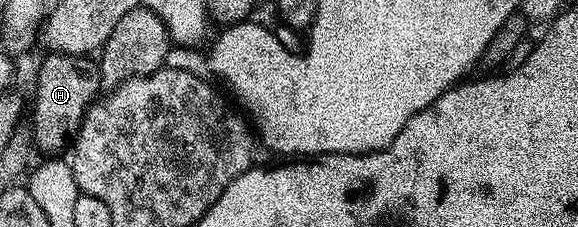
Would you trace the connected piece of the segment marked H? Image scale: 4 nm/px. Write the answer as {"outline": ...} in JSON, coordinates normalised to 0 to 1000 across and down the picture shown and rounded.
{"outline":[[[85,229],[69,286],[69,344],[62,357],[62,432],[54,432],[54,634],[76,683],[104,683],[138,568],[145,511],[175,405],[173,291],[157,247],[128,233]]]}

